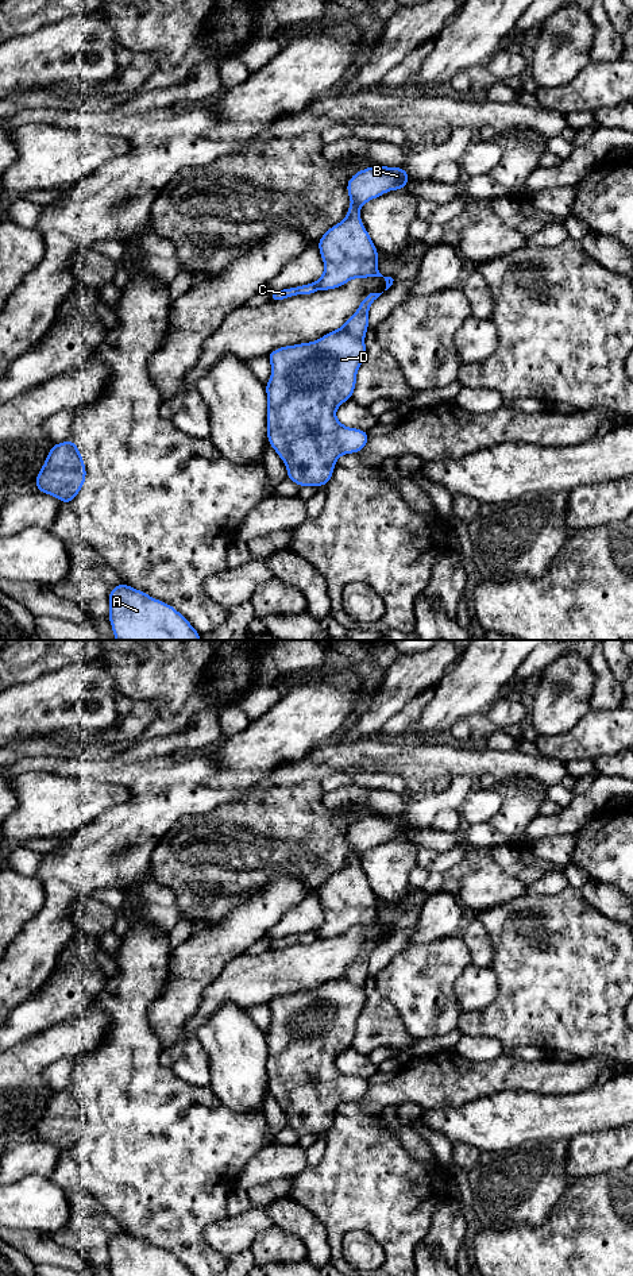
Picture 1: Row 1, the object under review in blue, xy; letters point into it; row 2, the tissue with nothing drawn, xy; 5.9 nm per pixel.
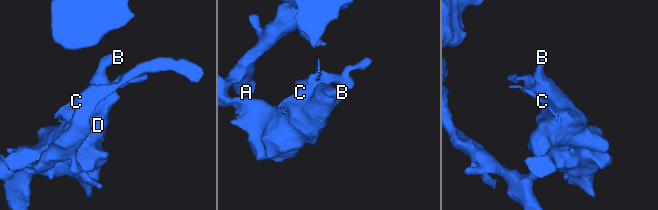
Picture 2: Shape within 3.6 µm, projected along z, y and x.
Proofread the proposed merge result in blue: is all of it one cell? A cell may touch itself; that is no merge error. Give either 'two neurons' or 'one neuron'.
two neurons

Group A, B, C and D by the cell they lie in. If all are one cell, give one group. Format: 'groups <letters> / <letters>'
groups A B D / C

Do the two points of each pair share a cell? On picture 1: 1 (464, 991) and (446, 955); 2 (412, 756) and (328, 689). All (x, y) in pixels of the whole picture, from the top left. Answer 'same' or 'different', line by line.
1: different
2: different

